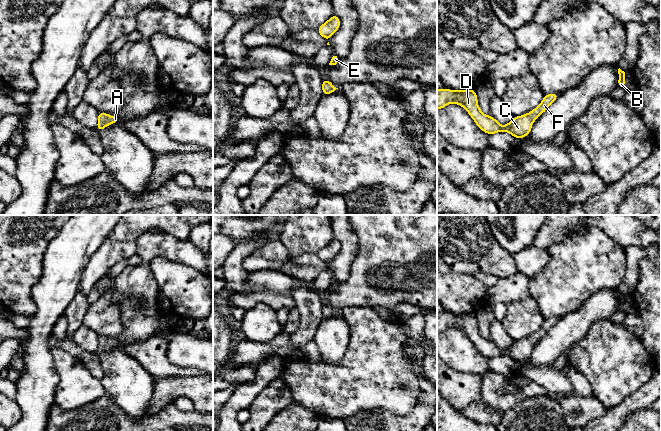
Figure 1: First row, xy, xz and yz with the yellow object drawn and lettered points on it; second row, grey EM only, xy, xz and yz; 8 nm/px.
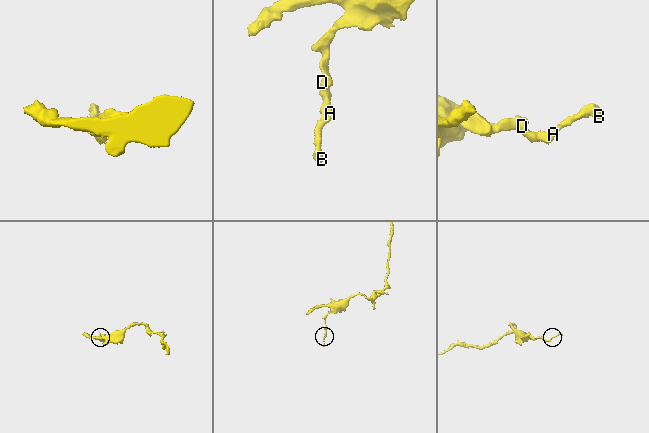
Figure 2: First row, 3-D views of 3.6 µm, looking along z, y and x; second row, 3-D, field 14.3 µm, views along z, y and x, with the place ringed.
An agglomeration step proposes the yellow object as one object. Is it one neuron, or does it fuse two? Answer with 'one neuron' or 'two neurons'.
one neuron

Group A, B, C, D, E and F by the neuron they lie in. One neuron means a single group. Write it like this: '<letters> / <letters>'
A B C D E F

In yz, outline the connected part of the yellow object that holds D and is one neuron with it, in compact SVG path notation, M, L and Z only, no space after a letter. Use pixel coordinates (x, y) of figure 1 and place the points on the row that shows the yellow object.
M449 89L437 90L437 110L444 108L447 104L455 102L463 106L473 118L477 126L487 134L491 135L501 131L509 132L517 139L529 135L532 123L559 97L560 94L552 93L544 95L541 104L530 113L513 117L512 121L501 126L493 116L484 115L477 103L476 90L453 91Z

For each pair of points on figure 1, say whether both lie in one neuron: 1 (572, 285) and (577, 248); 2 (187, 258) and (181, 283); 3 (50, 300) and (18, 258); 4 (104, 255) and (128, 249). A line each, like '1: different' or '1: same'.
1: same
2: different
3: different
4: same

